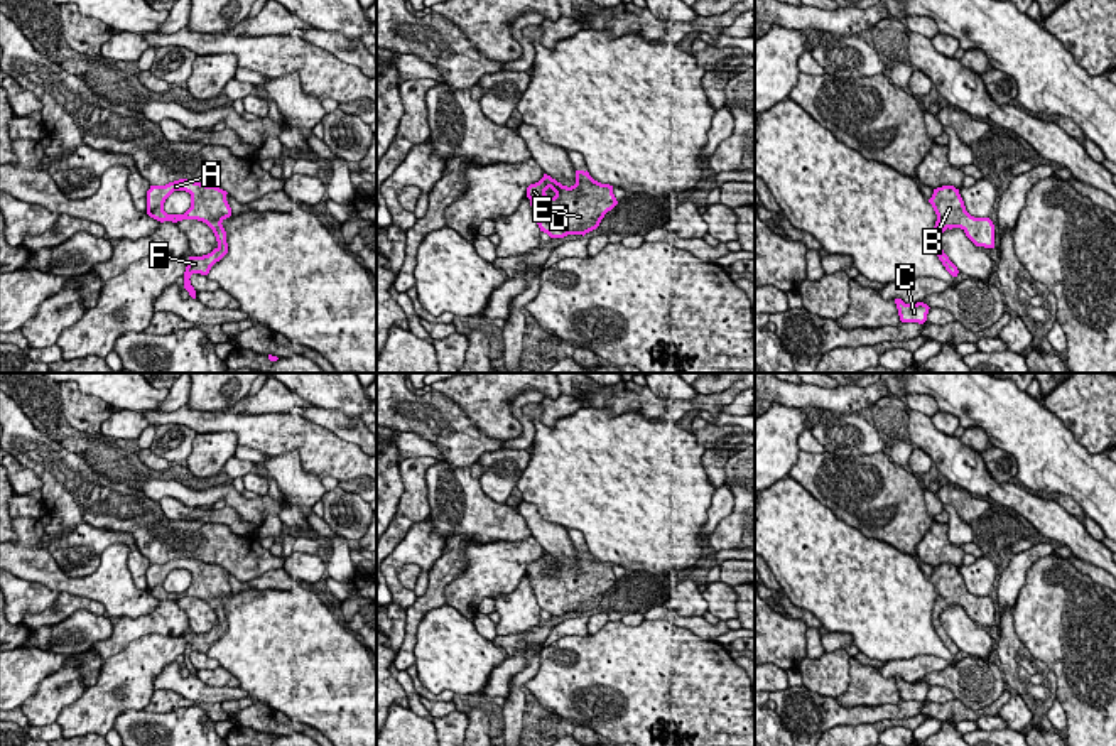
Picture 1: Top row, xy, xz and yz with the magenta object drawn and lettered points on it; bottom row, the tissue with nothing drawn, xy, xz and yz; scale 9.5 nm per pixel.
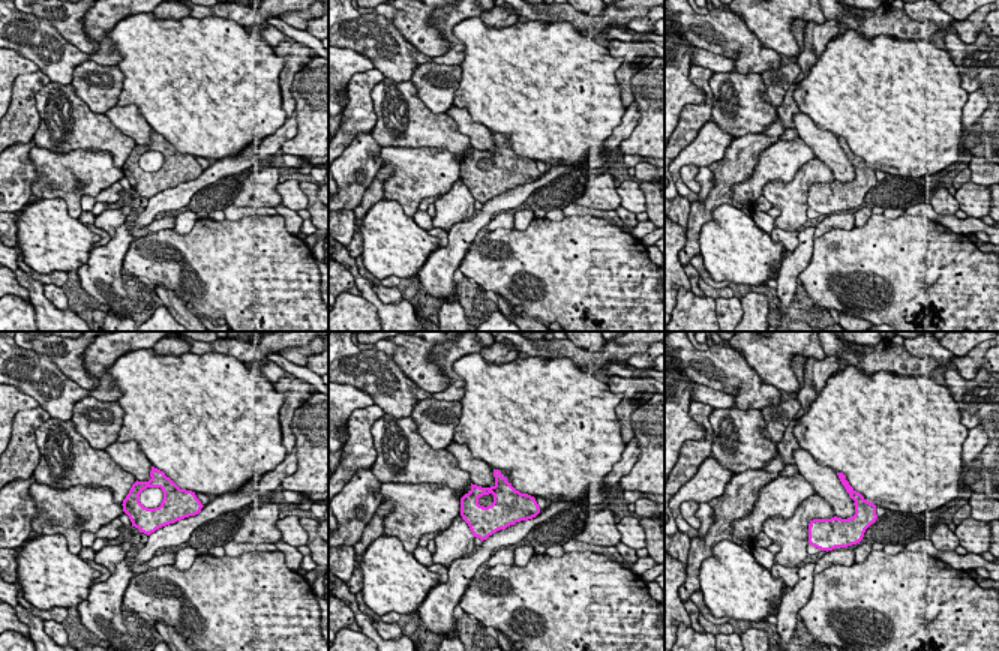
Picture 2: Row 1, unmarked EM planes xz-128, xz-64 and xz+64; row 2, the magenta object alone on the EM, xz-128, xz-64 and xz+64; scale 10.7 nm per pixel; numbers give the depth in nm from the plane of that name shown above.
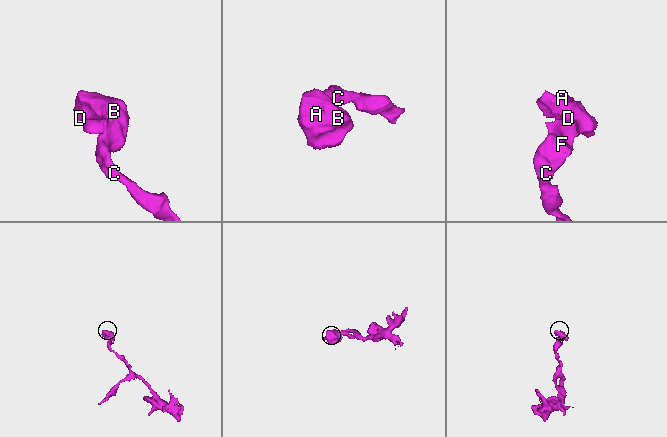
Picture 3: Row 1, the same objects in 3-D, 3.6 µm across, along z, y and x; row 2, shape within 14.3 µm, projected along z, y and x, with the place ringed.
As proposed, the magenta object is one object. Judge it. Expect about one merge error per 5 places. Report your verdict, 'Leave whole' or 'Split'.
Leave whole

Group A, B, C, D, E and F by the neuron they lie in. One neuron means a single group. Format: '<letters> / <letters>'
A B C D E F

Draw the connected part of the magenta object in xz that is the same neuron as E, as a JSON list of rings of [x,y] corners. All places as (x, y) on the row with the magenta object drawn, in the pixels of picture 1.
[[[576,170],[576,184],[571,187],[544,174],[527,187],[527,197],[540,231],[550,238],[584,236],[618,204],[613,186],[594,181],[588,170]]]

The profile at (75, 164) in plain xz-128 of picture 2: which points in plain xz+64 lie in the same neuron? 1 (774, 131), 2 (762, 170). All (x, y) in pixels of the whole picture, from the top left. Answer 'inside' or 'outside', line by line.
1: outside
2: inside

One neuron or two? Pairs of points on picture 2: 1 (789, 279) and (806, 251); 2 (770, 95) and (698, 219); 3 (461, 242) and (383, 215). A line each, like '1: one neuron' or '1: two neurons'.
1: one neuron
2: two neurons
3: two neurons

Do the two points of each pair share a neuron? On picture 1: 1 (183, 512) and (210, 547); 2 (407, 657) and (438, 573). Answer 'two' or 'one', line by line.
1: two
2: one

